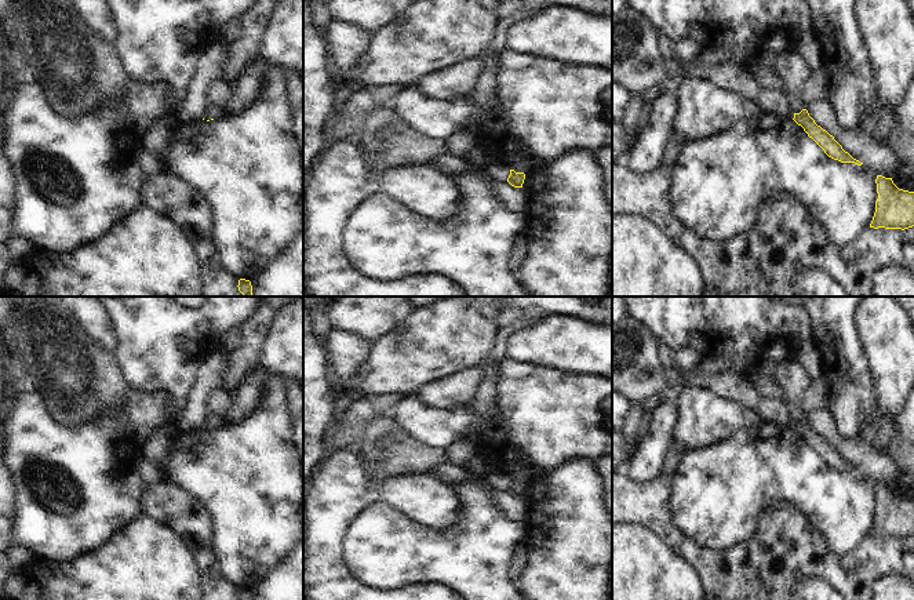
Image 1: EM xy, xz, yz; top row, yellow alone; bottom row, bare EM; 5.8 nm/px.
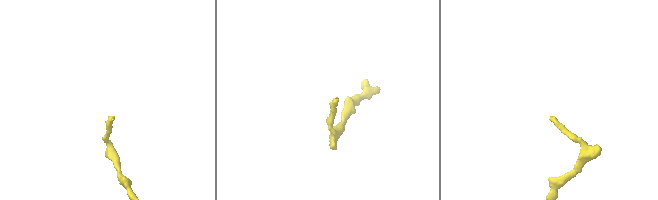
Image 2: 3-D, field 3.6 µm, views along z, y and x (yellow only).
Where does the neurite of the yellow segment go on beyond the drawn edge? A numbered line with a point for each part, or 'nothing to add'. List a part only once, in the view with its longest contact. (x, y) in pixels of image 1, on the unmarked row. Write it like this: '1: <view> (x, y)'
1: xz (517, 472)

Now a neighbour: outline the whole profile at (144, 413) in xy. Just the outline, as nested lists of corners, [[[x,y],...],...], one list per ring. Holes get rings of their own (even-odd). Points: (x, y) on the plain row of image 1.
[[[132,388],[127,389],[121,412],[125,418],[124,434],[136,450],[141,450],[152,432],[178,421],[165,394],[148,394]]]

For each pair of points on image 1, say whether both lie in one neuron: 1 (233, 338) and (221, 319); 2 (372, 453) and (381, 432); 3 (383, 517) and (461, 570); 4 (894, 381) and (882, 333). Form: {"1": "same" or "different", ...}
{"1": "different", "2": "same", "3": "same", "4": "same"}

